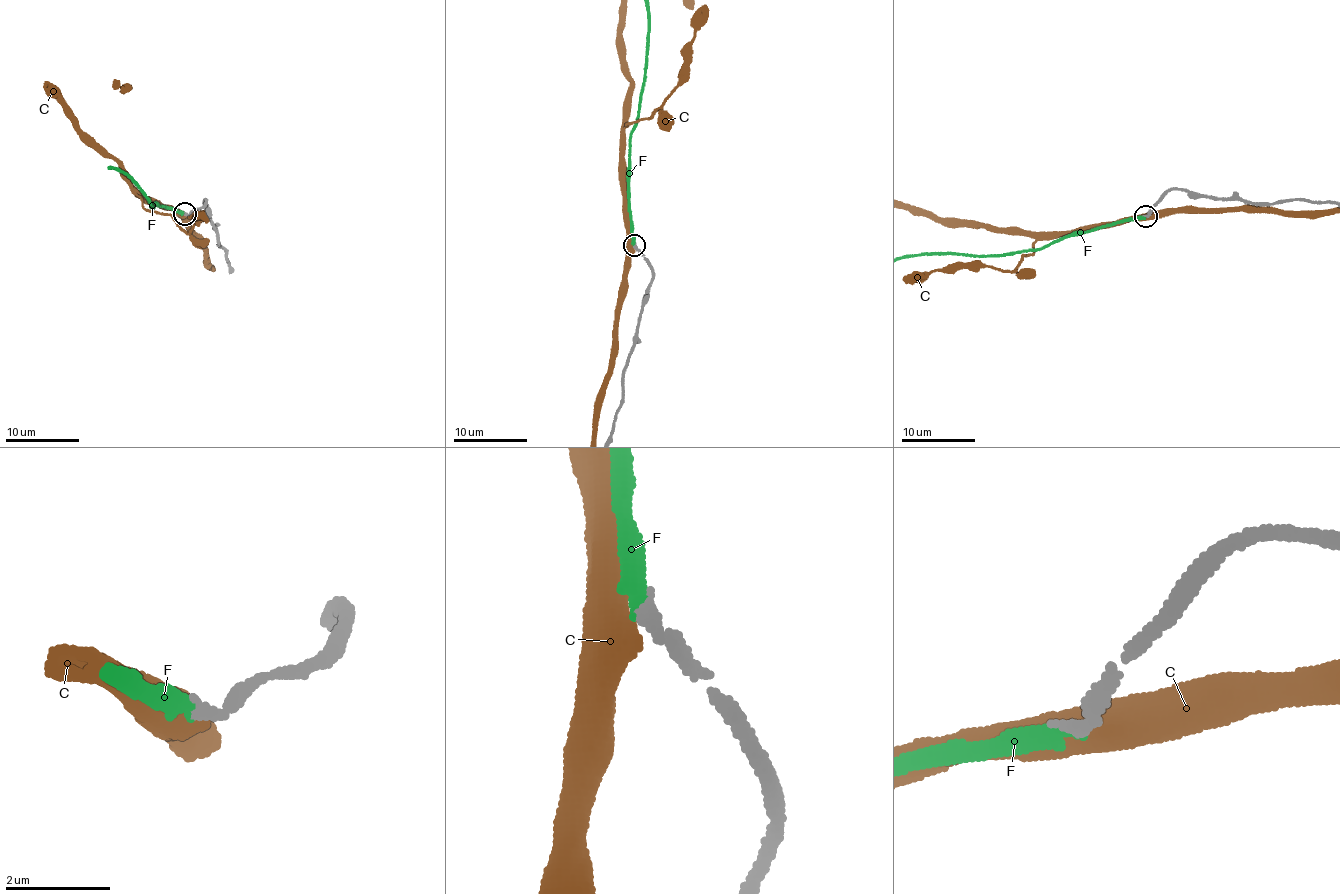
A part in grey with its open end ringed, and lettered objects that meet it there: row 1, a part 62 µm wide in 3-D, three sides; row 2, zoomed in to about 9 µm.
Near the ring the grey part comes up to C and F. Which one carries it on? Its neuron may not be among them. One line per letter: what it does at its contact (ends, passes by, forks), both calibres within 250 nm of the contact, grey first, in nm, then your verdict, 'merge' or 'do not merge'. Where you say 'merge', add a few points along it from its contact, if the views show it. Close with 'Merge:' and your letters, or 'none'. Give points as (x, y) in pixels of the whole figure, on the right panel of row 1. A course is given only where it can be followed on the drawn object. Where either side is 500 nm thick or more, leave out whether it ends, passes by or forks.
C: 280 nm thick on the grey side, 700 nm on the other; do not merge
F: it ends there; 280 nm thick on the grey side, 320 nm on the other; merge
Merge: F

